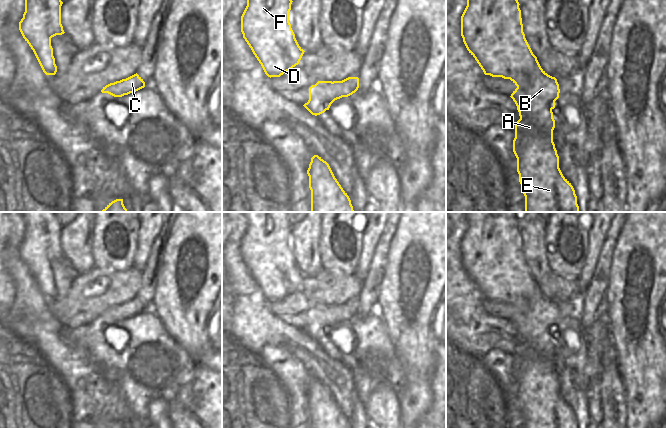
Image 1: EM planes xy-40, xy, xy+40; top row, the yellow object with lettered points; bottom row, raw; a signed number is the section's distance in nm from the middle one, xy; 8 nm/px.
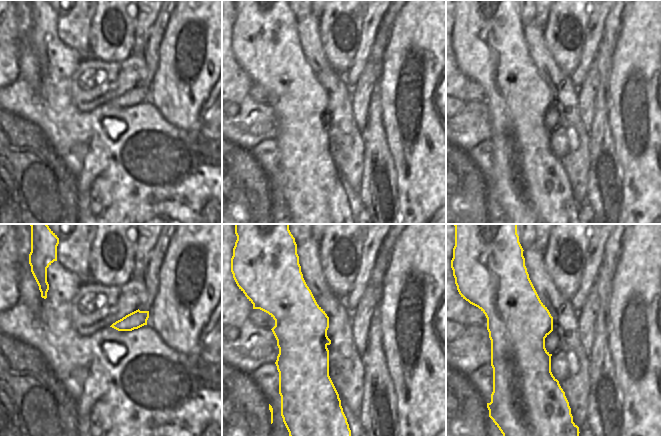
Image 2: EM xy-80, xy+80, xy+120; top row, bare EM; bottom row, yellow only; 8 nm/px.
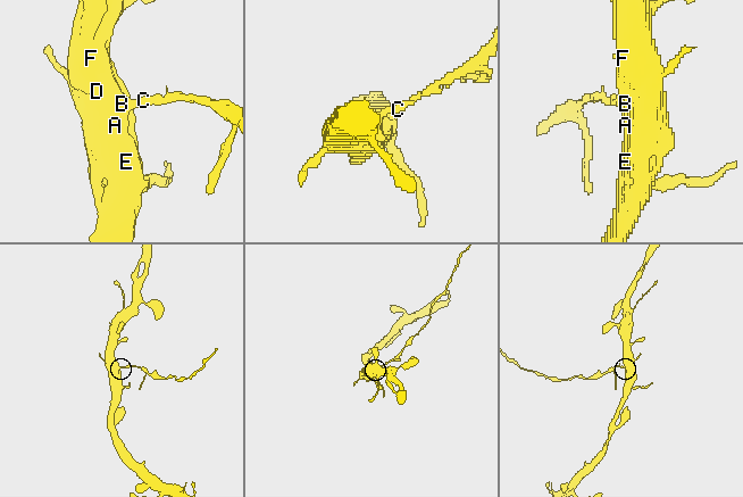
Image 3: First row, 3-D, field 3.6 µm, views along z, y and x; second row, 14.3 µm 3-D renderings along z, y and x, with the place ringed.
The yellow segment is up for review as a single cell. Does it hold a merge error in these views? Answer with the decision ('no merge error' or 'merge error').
merge error

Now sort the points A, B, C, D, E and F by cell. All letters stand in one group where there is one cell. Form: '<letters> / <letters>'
A B D E F / C

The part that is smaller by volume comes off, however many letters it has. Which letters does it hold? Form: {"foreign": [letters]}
{"foreign": ["C"]}

